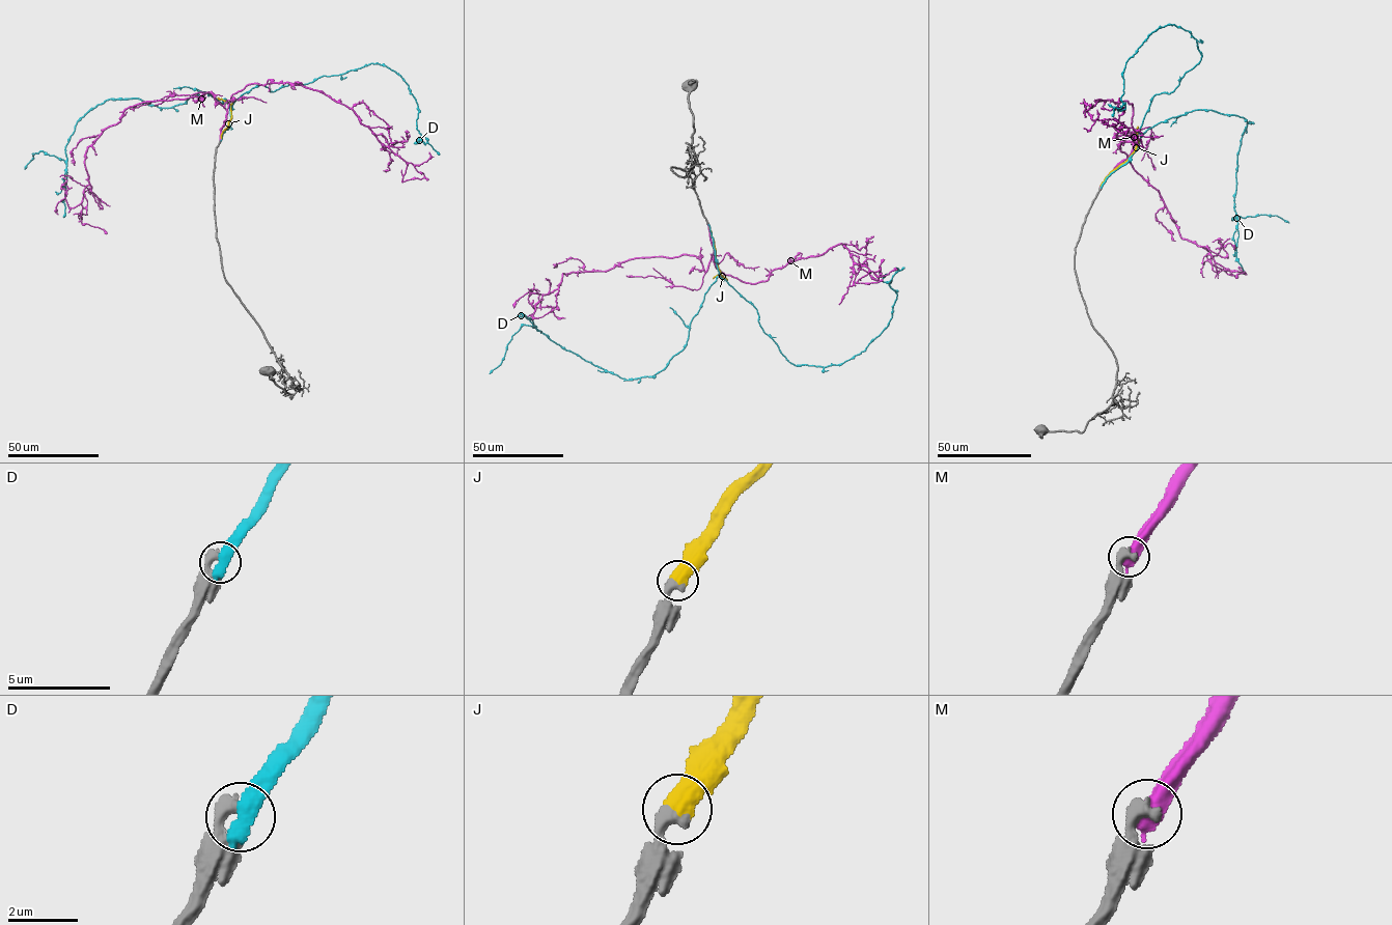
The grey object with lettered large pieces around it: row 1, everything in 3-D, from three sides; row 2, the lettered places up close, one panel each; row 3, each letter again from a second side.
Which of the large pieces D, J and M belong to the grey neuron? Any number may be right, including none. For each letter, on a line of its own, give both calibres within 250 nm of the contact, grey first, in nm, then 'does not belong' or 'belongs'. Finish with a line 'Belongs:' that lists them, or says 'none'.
D: 400/480 nm | does not belong
J: 400/600 nm | belongs
M: 440/600 nm | does not belong
Belongs: J

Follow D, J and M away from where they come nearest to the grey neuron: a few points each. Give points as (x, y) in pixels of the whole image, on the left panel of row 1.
D: (221, 139), (225, 99), (198, 90), (160, 108), (108, 100), (77, 121), (66, 160), (40, 151), (25, 169)
J: (221, 139), (231, 117), (230, 105), (218, 97)
M: (220, 139), (227, 110), (212, 91), (140, 103), (86, 152), (101, 207), (84, 186), (60, 176)

